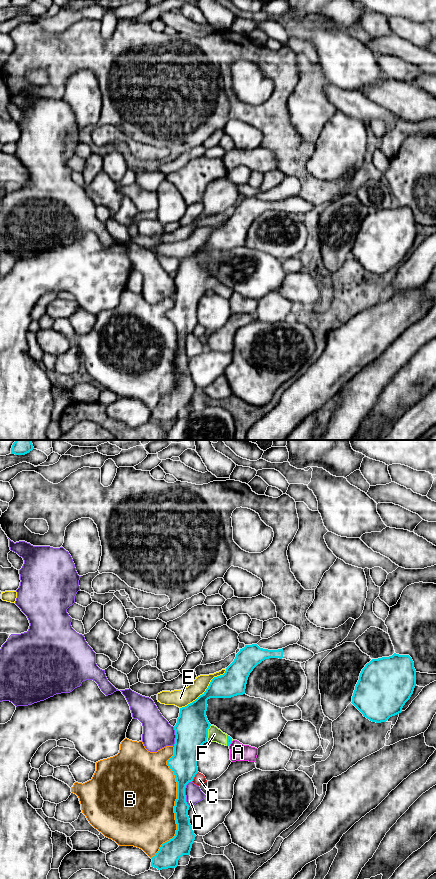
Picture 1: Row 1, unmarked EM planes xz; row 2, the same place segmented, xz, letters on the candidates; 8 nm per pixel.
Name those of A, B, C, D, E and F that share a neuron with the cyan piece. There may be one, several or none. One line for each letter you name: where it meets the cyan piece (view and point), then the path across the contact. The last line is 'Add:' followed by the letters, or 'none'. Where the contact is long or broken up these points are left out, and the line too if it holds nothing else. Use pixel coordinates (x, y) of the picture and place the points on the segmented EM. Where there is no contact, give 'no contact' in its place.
F: contact xz (207, 733)
Add: F

